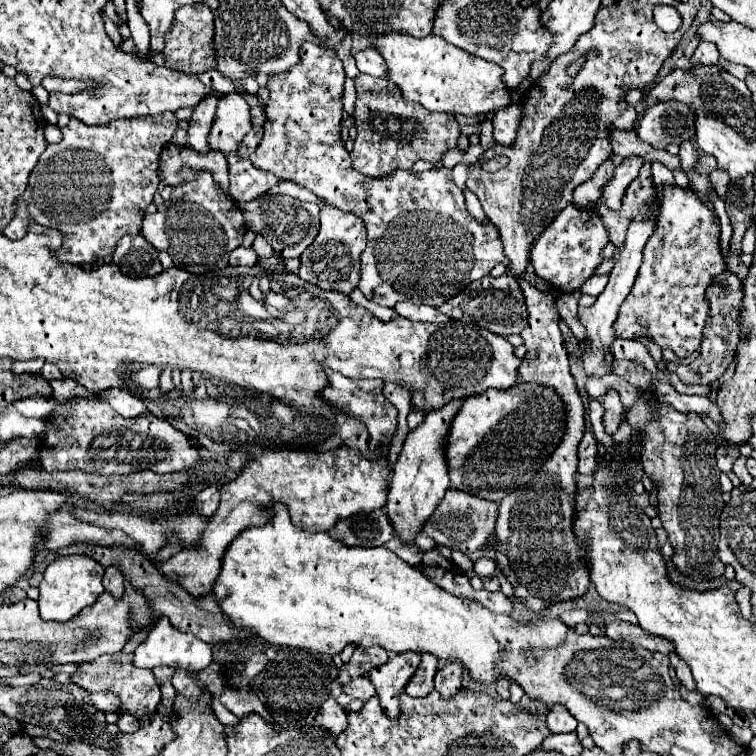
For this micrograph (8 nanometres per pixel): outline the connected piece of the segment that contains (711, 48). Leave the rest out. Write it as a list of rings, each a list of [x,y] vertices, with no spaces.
[[[700,42],[698,44],[698,48],[694,50],[694,54],[692,54],[692,58],[690,58],[690,64],[694,66],[694,64],[714,64],[714,62],[718,62],[718,48],[716,48],[716,44],[712,44],[712,42]]]

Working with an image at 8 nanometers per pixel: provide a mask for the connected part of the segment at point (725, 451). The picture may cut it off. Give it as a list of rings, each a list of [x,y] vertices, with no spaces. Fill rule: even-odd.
[[[722,446],[716,451],[717,467],[721,472],[729,473],[732,471],[734,460],[740,455],[738,447]]]

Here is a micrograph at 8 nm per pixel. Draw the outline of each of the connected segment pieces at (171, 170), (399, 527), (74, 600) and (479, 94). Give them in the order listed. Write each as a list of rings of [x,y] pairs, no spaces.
[[[168,144],[160,156],[160,180],[164,184],[178,186],[192,176],[198,176],[200,170],[212,172],[216,184],[222,190],[228,190],[228,160],[222,152],[198,154],[188,146]]]
[[[452,400],[444,408],[436,412],[428,412],[424,416],[424,422],[408,434],[402,446],[384,506],[392,522],[392,528],[402,544],[414,544],[416,534],[422,532],[426,520],[432,516],[432,512],[436,510],[436,506],[444,498],[444,492],[450,486],[448,466],[444,460],[444,436],[448,434],[448,424],[452,422],[452,416],[458,412],[460,404],[462,400]]]
[[[60,556],[48,568],[44,570],[44,578],[40,582],[40,596],[38,596],[38,606],[40,606],[40,616],[42,620],[58,620],[66,622],[74,618],[76,614],[82,612],[82,608],[92,606],[96,598],[104,592],[102,586],[102,576],[104,568],[92,560],[90,556]]]
[[[404,32],[378,34],[372,48],[384,58],[388,80],[398,86],[404,100],[422,104],[426,110],[476,116],[510,104],[510,90],[502,82],[502,68],[498,64],[476,58],[436,34],[426,38],[414,38]]]

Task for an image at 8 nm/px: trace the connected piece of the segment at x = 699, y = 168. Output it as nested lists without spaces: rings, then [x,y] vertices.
[[[706,154],[706,156],[700,156],[700,160],[696,162],[696,168],[694,168],[694,170],[708,176],[714,168],[716,168],[716,160],[714,160],[710,154]]]

